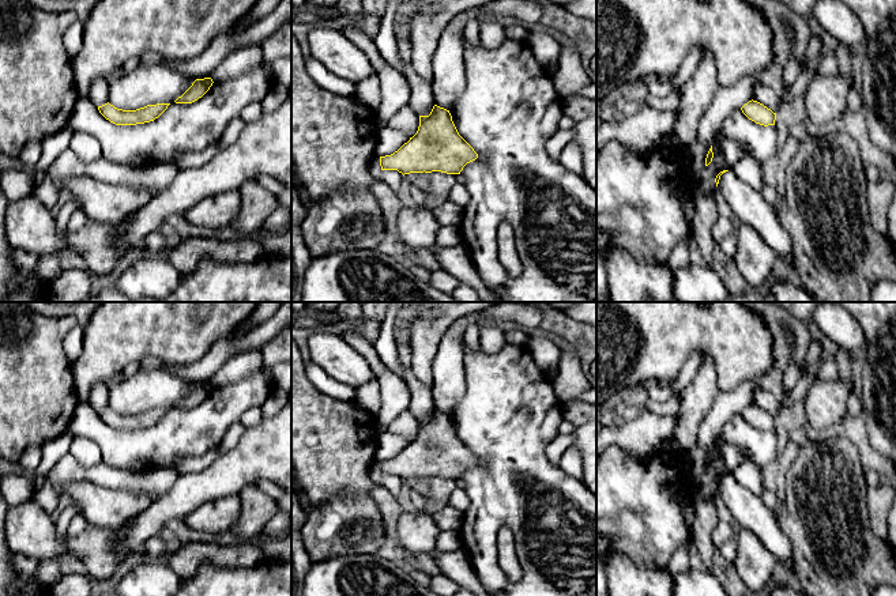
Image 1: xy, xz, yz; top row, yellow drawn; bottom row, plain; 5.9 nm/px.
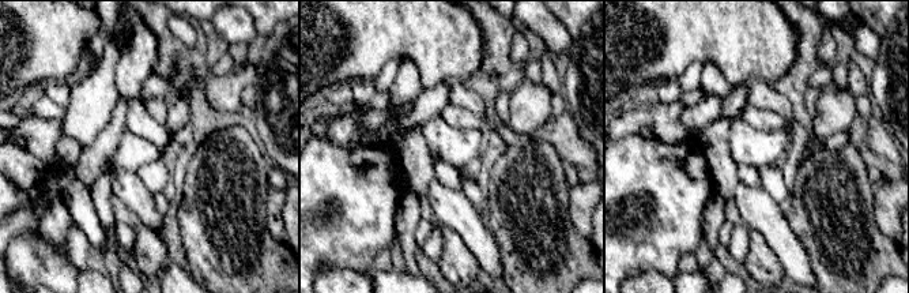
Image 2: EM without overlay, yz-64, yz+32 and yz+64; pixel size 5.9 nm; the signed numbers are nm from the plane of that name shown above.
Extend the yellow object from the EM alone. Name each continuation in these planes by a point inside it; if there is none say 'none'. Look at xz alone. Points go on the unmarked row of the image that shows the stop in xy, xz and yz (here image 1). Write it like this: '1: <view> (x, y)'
none

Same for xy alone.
none

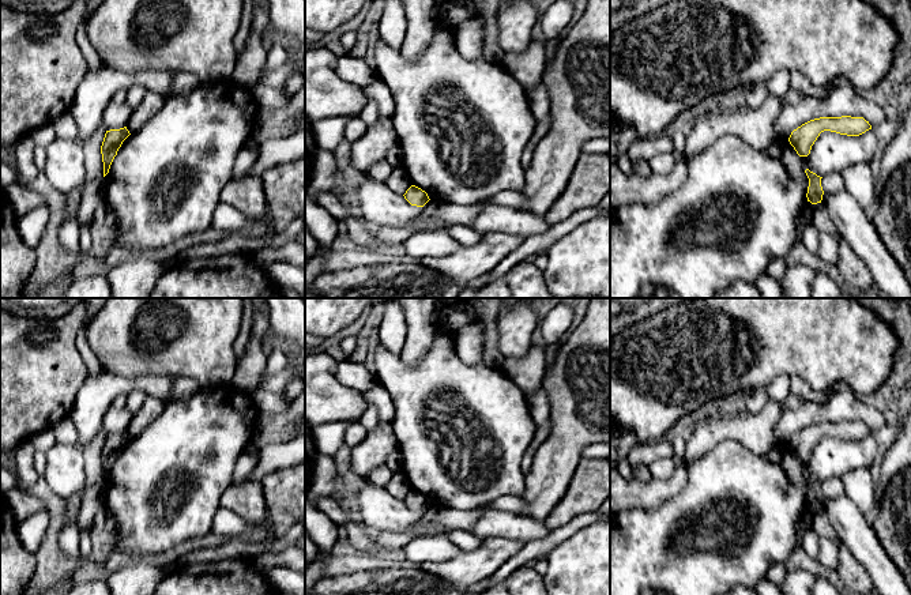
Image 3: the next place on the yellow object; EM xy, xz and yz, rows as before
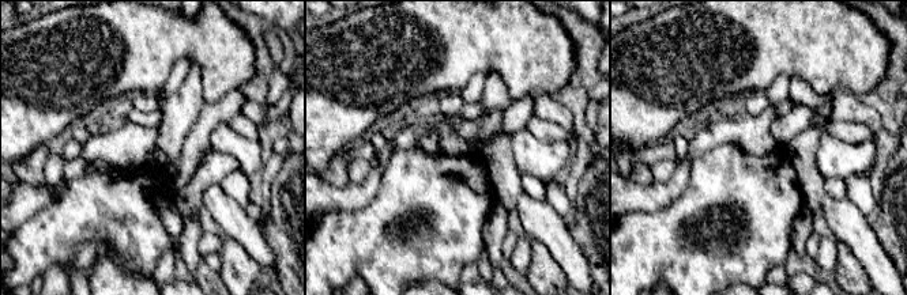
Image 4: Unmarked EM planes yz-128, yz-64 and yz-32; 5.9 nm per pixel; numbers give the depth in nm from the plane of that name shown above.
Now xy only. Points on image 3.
none

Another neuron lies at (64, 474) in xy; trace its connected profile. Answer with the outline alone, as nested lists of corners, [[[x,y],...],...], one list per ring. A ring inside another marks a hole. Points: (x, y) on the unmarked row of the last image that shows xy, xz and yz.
[[[56,443],[46,452],[46,470],[44,475],[52,493],[63,500],[84,489],[84,457],[79,444],[65,445]]]

